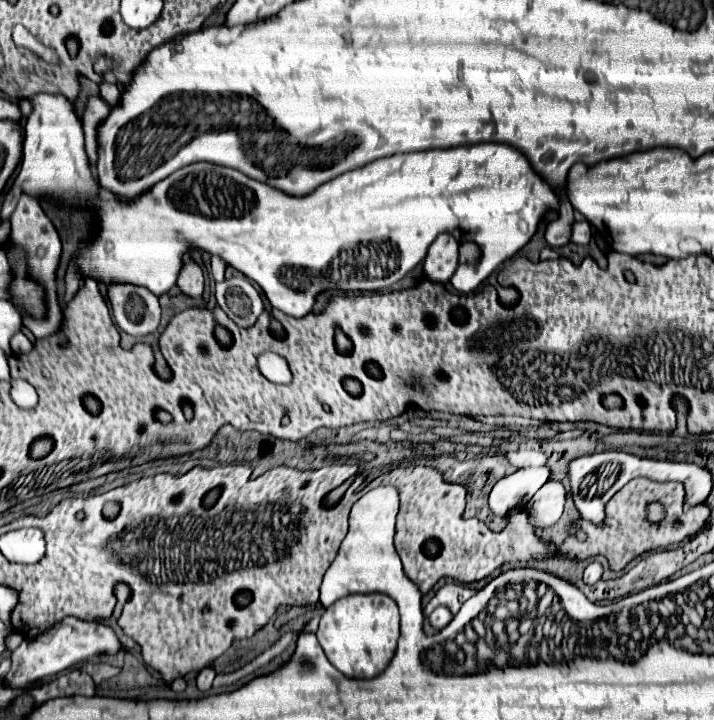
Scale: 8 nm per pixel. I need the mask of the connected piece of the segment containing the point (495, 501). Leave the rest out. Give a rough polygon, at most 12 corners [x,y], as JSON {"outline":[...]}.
{"outline":[[548,466],[522,468],[498,480],[490,508],[506,516],[526,506],[550,480]]}

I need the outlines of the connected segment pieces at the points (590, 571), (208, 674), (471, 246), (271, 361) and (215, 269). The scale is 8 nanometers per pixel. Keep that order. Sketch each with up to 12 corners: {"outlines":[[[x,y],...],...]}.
{"outlines":[[[590,562],[584,570],[584,582],[594,584],[602,578],[602,564]],[[212,666],[202,668],[196,678],[202,692],[212,688],[216,676]],[[474,242],[460,244],[460,264],[478,262],[480,248]],[[274,352],[258,356],[258,368],[274,384],[290,384],[287,361]],[[212,256],[212,274],[216,282],[225,279],[227,264]]]}

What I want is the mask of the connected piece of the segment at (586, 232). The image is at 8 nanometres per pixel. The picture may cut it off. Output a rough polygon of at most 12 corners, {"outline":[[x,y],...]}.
{"outline":[[586,220],[572,224],[570,242],[588,244],[592,228]]}

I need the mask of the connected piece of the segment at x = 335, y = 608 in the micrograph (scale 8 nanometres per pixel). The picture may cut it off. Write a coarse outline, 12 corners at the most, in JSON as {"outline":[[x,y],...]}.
{"outline":[[386,594],[326,608],[318,642],[348,678],[374,678],[400,638]]}

